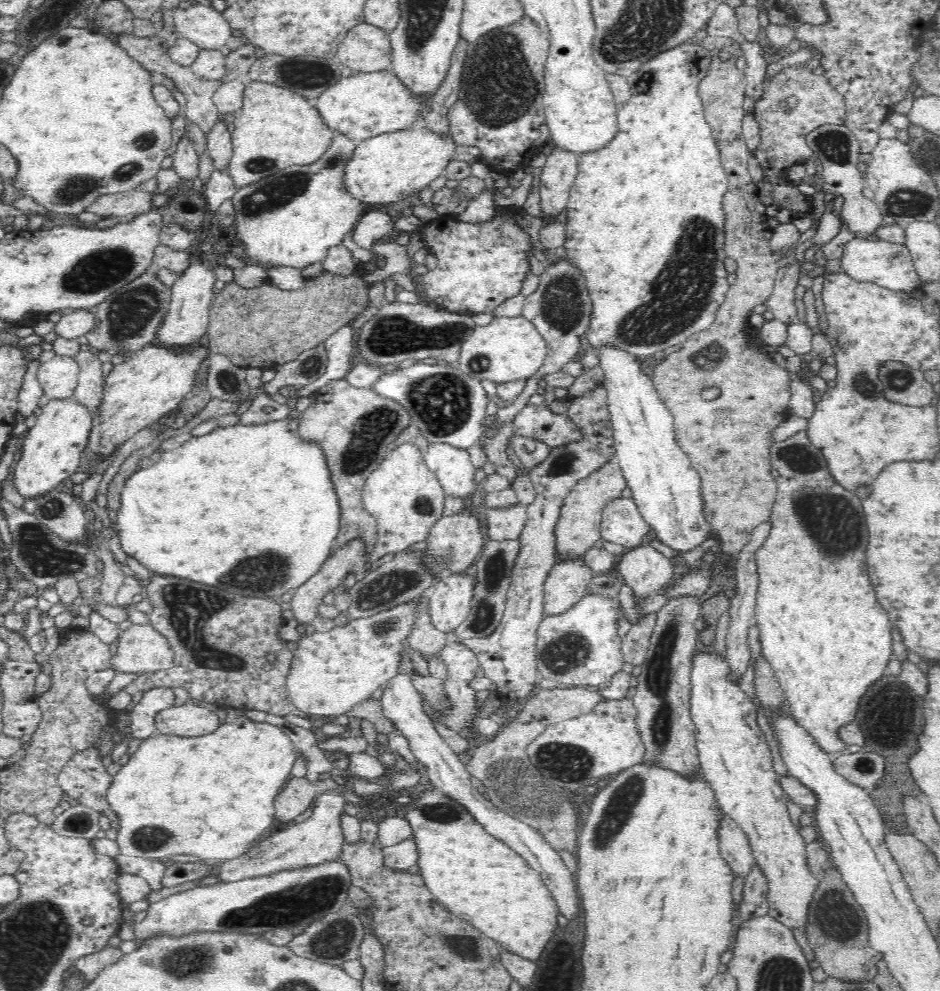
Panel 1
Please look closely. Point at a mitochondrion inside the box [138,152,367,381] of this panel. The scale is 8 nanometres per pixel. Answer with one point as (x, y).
(269, 195)

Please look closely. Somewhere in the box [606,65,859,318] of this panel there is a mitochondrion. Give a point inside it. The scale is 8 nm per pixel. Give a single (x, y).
(833, 145)

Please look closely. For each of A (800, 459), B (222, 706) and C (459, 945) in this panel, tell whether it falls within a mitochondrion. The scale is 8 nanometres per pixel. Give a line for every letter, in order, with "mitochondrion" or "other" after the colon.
A: mitochondrion
B: other
C: mitochondrion

